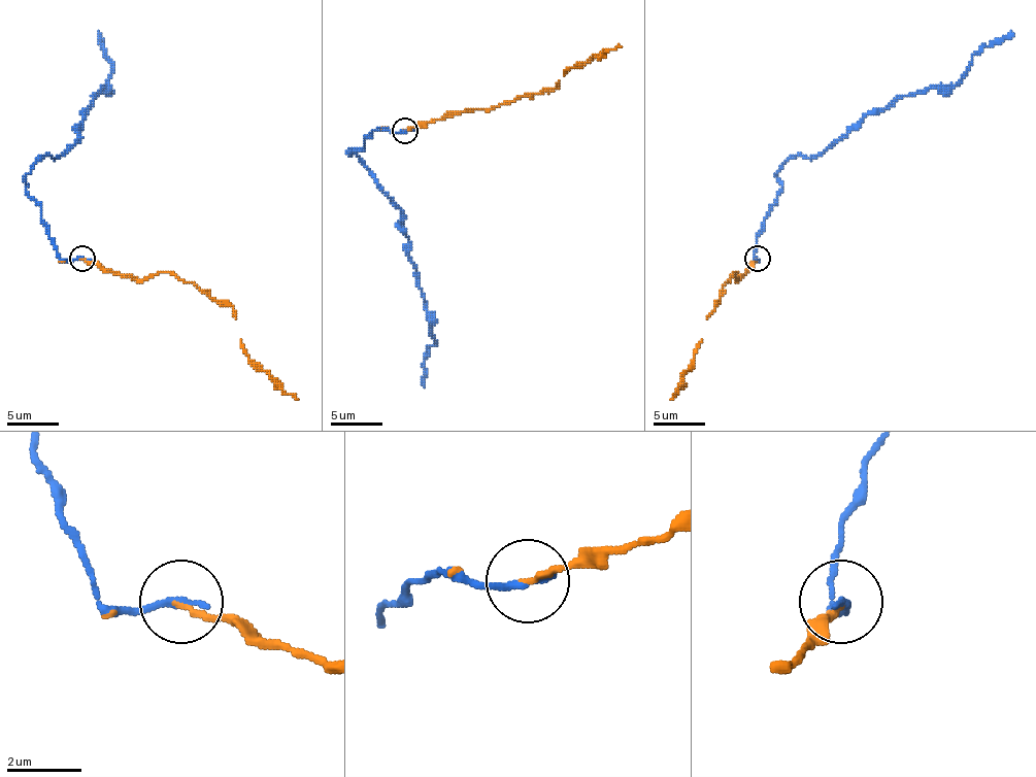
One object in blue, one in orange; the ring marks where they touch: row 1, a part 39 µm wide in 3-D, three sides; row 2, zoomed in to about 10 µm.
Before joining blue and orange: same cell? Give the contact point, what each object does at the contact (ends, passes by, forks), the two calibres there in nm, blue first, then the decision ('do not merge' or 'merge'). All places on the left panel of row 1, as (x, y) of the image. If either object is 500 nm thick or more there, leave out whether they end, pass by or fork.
(81, 259) | blue ends | orange ends | 200/150 nm | merge

